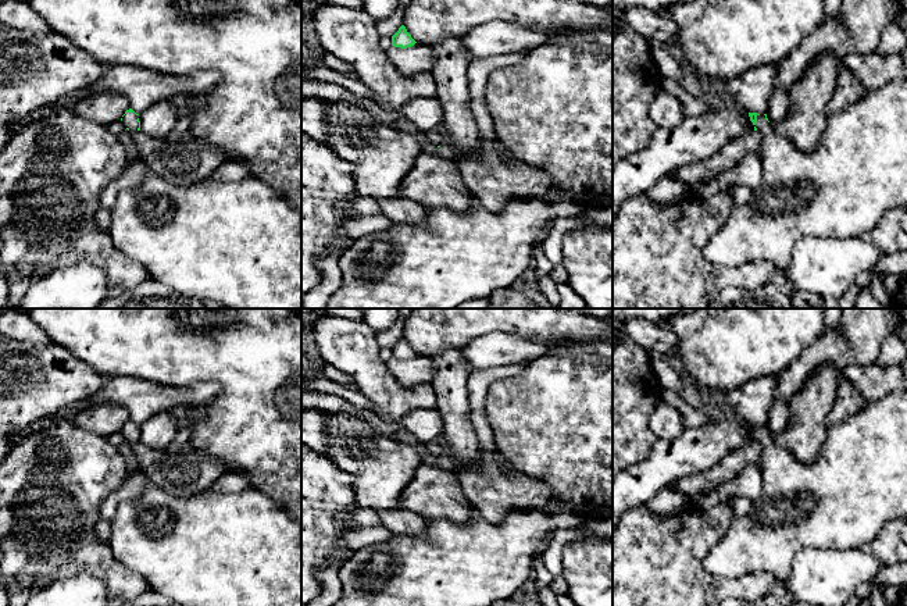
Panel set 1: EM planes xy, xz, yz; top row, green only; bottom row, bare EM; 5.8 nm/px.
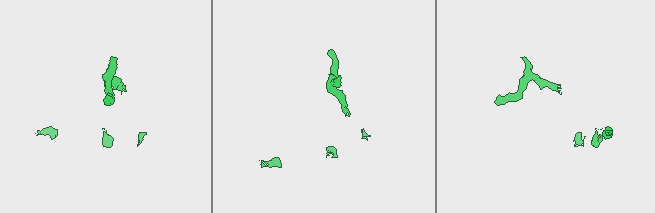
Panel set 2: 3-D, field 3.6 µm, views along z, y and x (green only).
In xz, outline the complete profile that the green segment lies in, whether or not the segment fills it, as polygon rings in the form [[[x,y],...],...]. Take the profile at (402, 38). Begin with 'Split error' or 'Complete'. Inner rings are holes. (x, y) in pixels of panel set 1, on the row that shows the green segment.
Complete. [[[401,25],[399,31],[392,36],[392,46],[407,49],[414,46],[417,42],[407,32],[406,26]]]

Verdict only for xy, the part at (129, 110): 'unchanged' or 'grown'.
grown

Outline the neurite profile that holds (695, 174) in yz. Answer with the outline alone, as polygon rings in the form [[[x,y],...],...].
[[[758,131],[746,132],[725,145],[710,158],[683,165],[669,175],[676,181],[697,189],[701,183],[733,168],[746,153],[757,154],[763,147],[763,139],[763,133]]]

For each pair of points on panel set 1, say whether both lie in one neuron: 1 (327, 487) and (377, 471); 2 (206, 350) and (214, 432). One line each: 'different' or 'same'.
1: different
2: same

